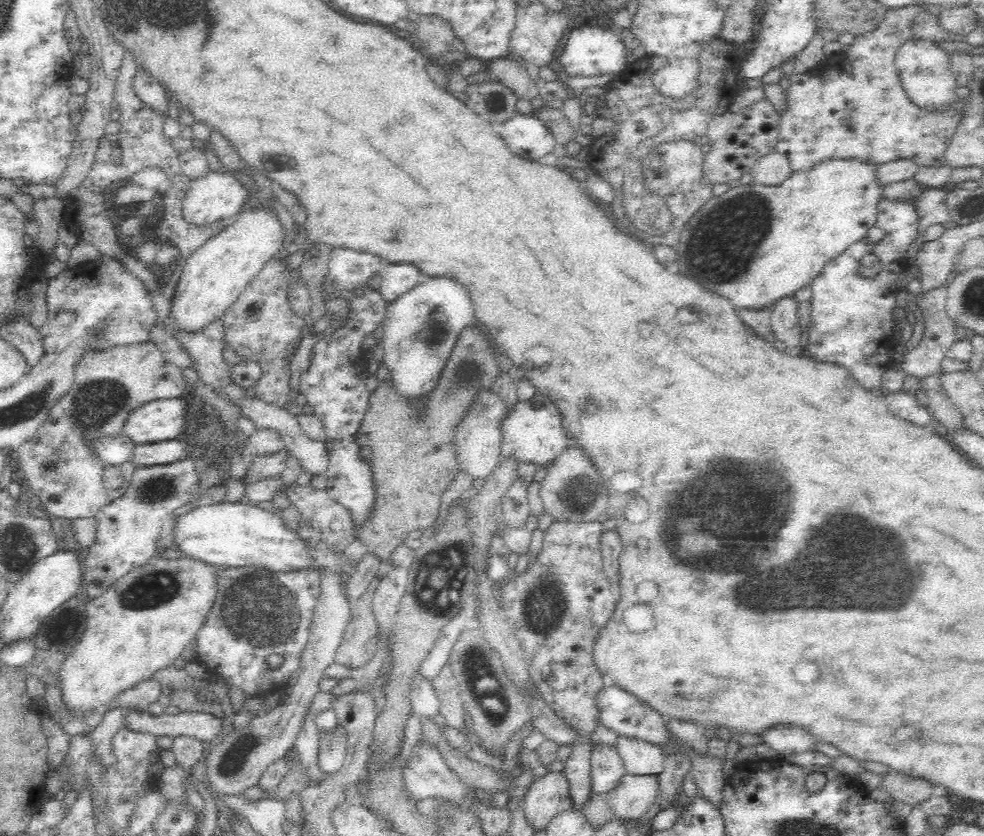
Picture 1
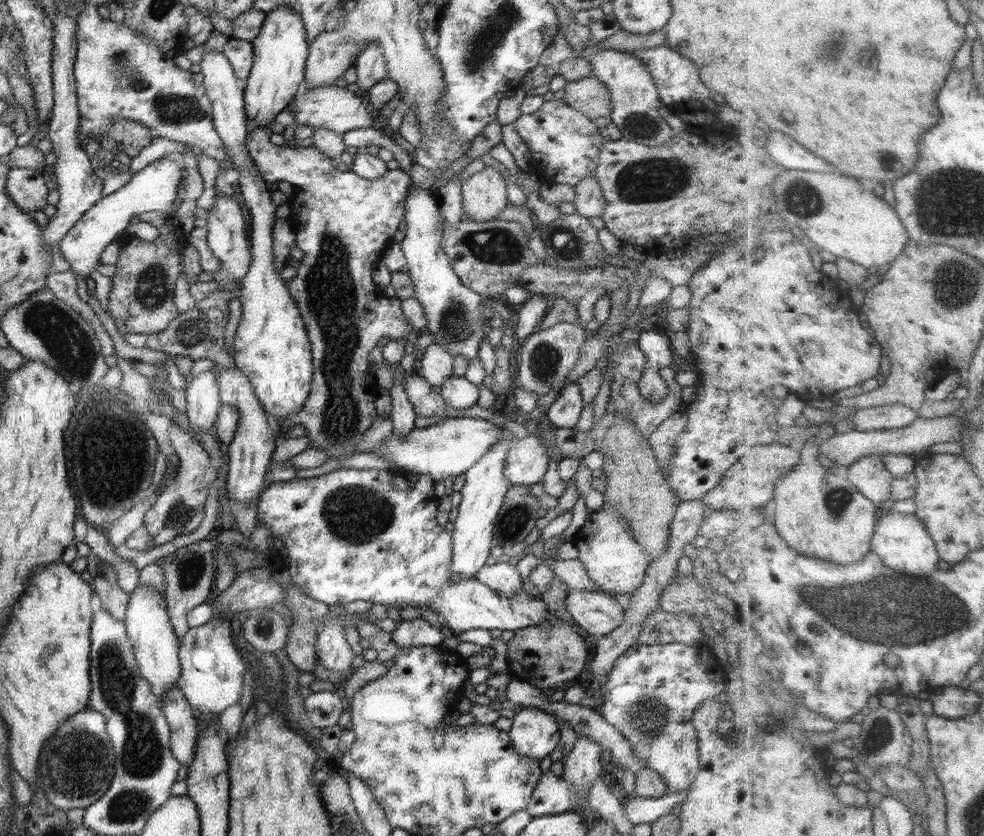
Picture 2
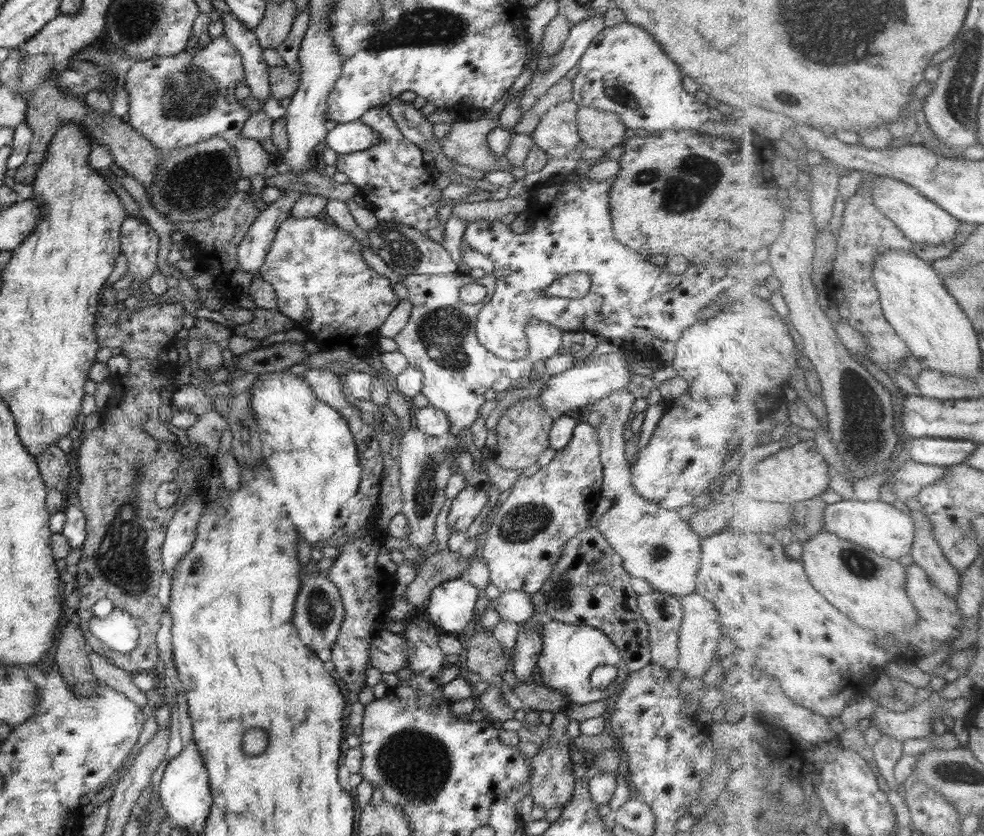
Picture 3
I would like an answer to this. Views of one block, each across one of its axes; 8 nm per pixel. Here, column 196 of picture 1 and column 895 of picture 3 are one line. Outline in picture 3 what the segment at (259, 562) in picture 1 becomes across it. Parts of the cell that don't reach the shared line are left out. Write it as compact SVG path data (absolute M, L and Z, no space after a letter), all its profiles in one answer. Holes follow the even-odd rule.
M858 498L843 499L843 501L828 505L824 518L825 530L853 540L882 556L898 560L913 552L917 524L911 513L899 503L883 502L880 499L876 501L864 501Z

